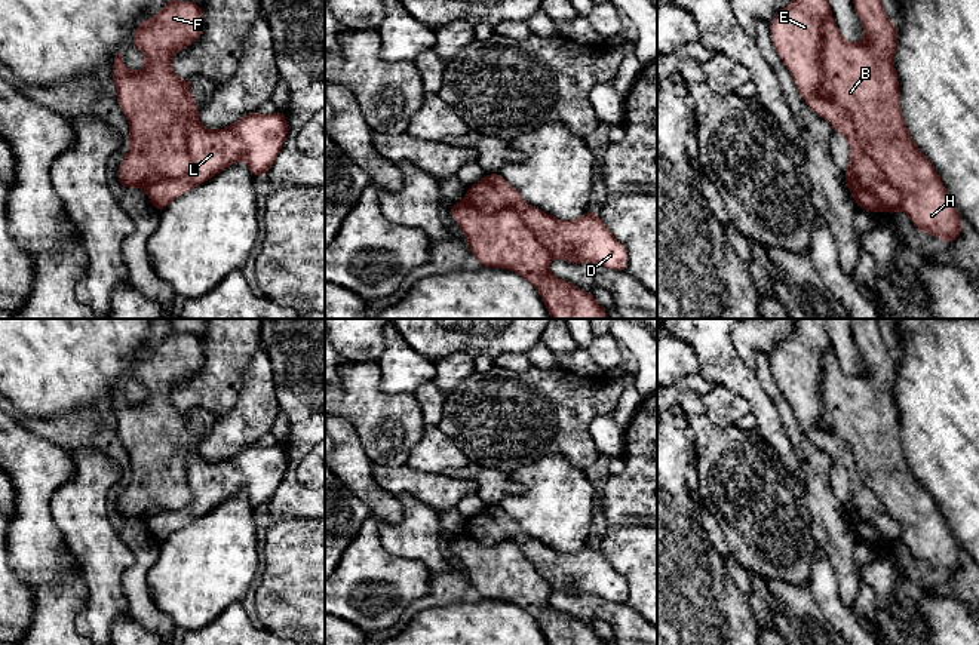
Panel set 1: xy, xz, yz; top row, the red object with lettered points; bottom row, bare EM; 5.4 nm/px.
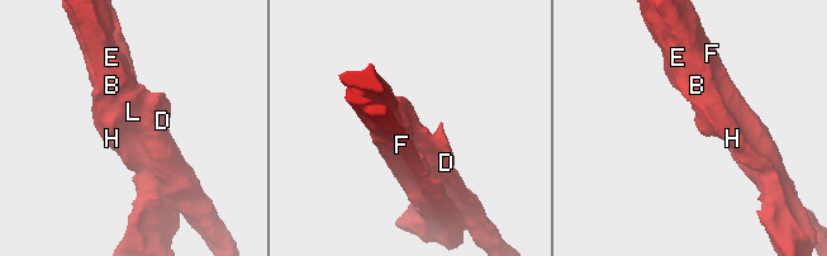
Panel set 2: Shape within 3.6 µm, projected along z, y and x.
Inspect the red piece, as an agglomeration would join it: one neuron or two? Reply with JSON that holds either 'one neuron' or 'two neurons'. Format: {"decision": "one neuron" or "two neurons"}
{"decision": "two neurons"}

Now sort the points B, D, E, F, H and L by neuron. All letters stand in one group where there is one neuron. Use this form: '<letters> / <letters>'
B F H / D E L

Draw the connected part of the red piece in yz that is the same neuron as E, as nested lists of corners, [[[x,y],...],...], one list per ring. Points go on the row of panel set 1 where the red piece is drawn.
[[[792,0],[768,22],[771,42],[792,74],[802,101],[823,117],[834,132],[846,136],[850,163],[844,171],[844,179],[859,208],[894,215],[902,205],[899,190],[887,181],[874,159],[860,147],[851,116],[822,93],[820,42],[822,22],[826,19],[834,19],[828,0]]]

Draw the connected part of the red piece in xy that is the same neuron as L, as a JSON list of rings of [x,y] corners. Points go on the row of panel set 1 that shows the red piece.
[[[255,111],[221,130],[206,129],[197,117],[193,117],[187,123],[191,171],[179,178],[153,176],[144,190],[150,203],[162,212],[194,185],[209,181],[239,160],[248,163],[255,178],[267,175],[286,135],[285,111],[270,116]]]

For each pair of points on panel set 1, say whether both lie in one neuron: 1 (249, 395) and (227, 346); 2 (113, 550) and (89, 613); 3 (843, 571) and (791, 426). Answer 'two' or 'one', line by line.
1: two
2: one
3: one

